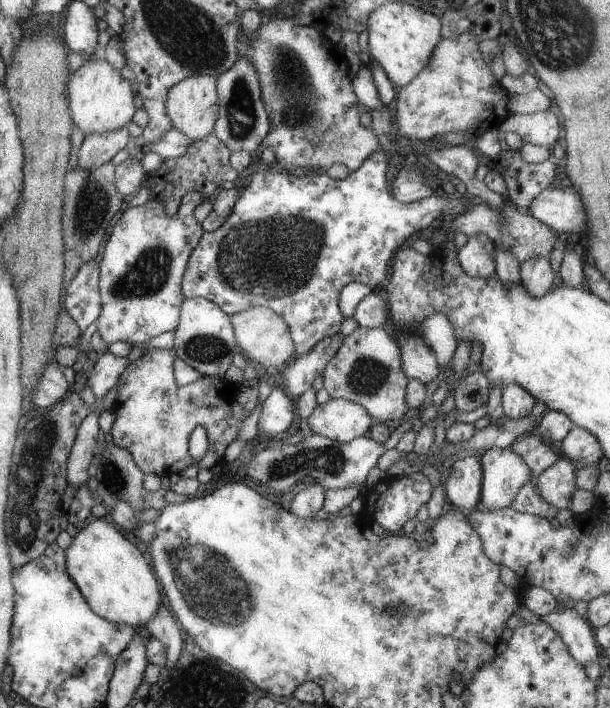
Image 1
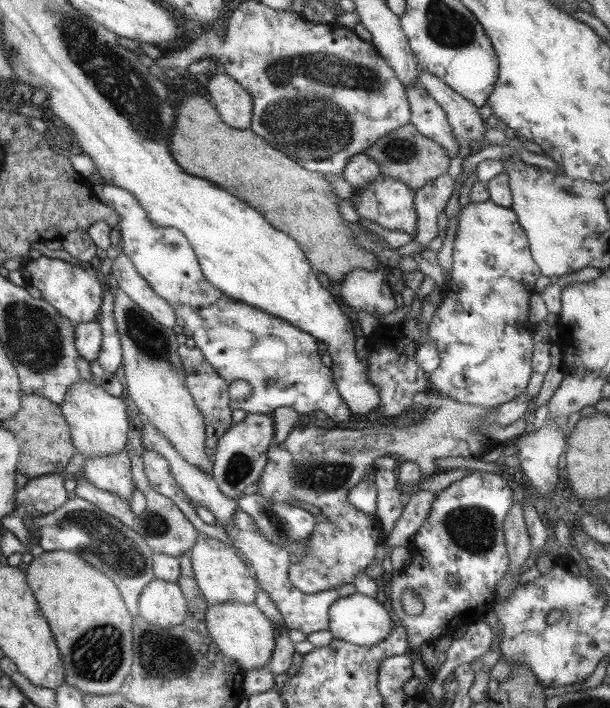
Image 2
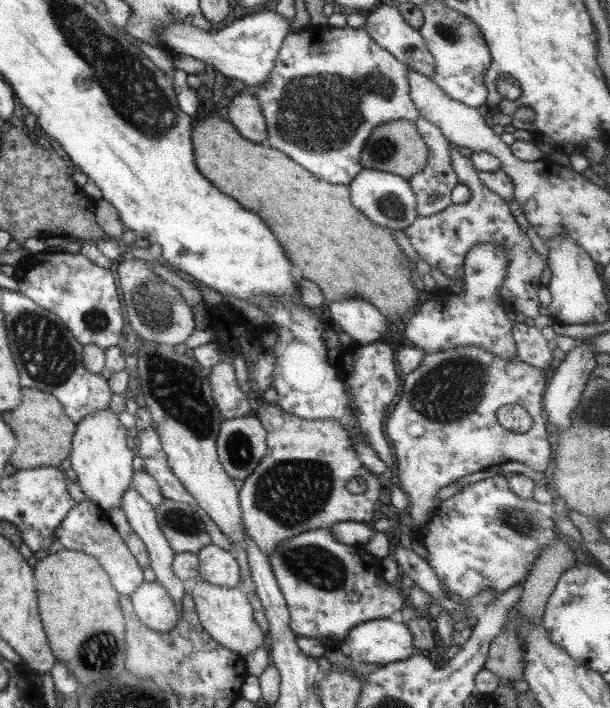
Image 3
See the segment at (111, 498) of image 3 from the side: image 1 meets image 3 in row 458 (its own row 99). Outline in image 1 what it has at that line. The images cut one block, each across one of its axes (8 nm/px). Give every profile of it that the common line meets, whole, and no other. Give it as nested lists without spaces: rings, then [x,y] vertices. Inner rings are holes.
[[[95,59],[83,62],[67,82],[67,92],[70,98],[70,117],[84,135],[110,131],[123,126],[130,120],[133,111],[133,86],[125,80],[119,70],[107,63],[105,59]]]

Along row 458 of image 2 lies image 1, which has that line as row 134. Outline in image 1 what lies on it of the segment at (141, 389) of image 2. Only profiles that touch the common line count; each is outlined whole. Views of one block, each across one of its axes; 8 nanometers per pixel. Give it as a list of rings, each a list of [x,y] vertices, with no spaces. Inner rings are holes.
[[[209,75],[185,77],[168,90],[164,105],[172,126],[180,130],[190,141],[212,134],[218,111],[216,77]]]

